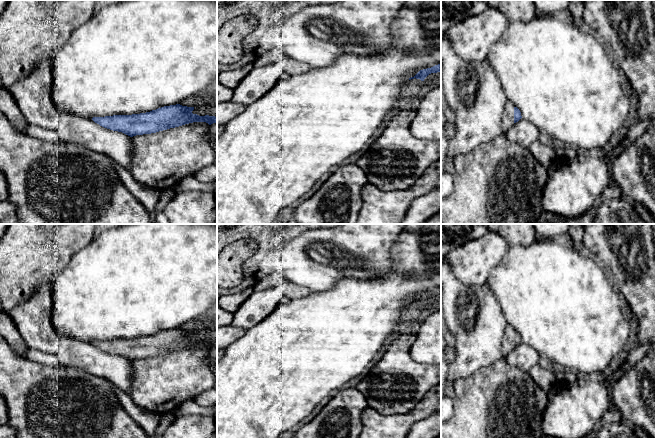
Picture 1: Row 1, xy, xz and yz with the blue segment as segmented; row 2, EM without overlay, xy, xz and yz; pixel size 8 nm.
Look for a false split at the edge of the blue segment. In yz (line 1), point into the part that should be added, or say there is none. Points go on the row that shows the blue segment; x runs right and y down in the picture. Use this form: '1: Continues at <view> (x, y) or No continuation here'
1: Continues at yz (508, 115)

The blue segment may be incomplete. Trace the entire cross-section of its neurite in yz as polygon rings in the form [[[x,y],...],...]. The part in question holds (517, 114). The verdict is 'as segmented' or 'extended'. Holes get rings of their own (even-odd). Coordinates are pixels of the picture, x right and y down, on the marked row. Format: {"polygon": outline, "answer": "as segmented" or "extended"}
{"polygon": [[[507,100],[504,112],[502,114],[502,128],[507,131],[516,122],[522,118],[520,110],[513,105],[513,103]]], "answer": "extended"}

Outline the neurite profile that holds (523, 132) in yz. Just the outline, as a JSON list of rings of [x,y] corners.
[[[521,118],[505,131],[505,134],[510,141],[529,148],[532,143],[538,140],[539,129],[528,120]]]

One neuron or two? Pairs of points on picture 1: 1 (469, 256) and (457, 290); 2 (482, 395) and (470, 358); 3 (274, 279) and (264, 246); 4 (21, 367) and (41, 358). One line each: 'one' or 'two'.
1: two
2: two
3: two
4: two

